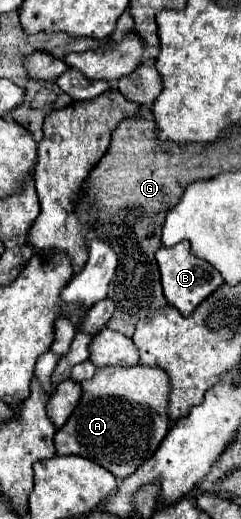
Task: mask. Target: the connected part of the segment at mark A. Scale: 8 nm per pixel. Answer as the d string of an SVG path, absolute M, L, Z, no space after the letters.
M105 366L97 368L95 376L91 380L81 382L83 396L77 404L75 412L69 416L63 428L55 432L55 450L59 456L77 454L85 456L103 468L107 468L115 478L127 478L131 476L153 452L159 448L161 440L171 428L171 420L167 416L169 406L169 392L171 382L163 368L159 366Z

